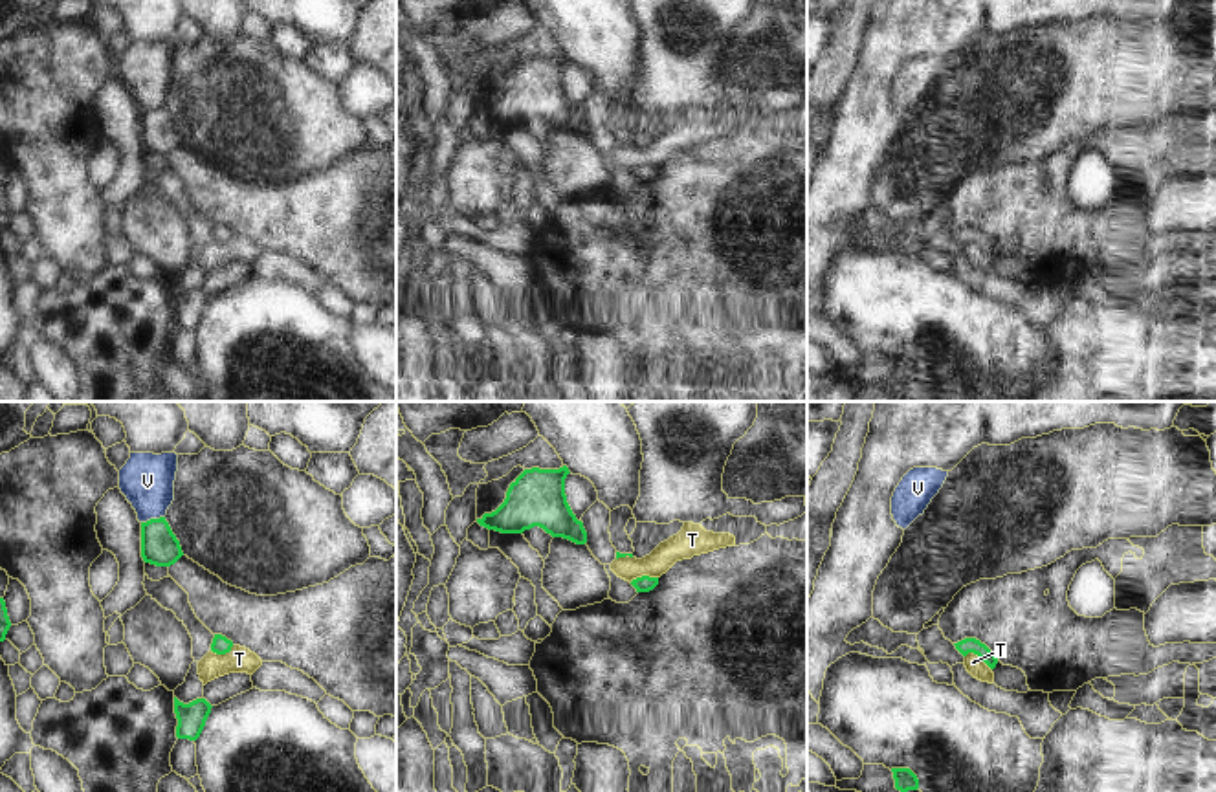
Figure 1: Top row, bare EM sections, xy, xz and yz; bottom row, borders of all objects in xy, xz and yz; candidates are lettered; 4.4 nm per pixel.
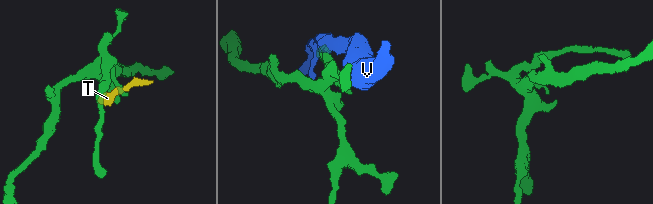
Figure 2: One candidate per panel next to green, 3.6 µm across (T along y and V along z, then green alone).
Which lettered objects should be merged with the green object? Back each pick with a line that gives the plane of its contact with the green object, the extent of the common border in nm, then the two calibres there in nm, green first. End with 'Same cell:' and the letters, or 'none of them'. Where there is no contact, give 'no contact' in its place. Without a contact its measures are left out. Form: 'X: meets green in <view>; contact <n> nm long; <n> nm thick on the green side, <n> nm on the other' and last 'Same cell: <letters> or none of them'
Same cell: none of them

